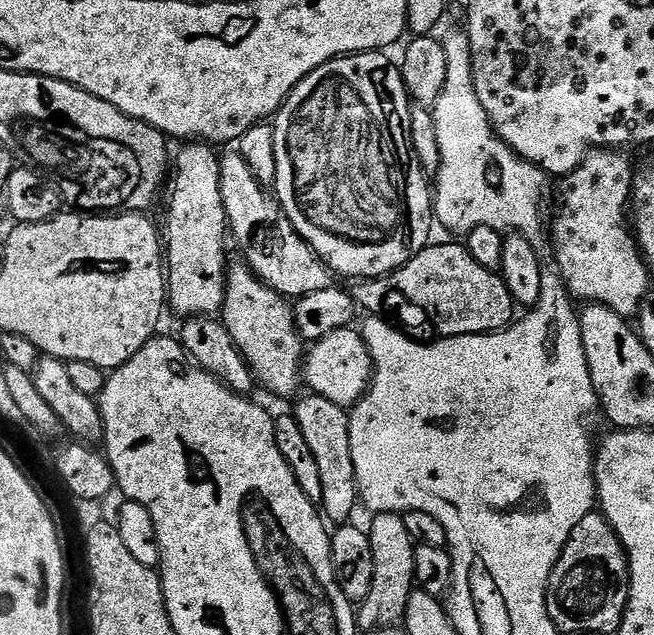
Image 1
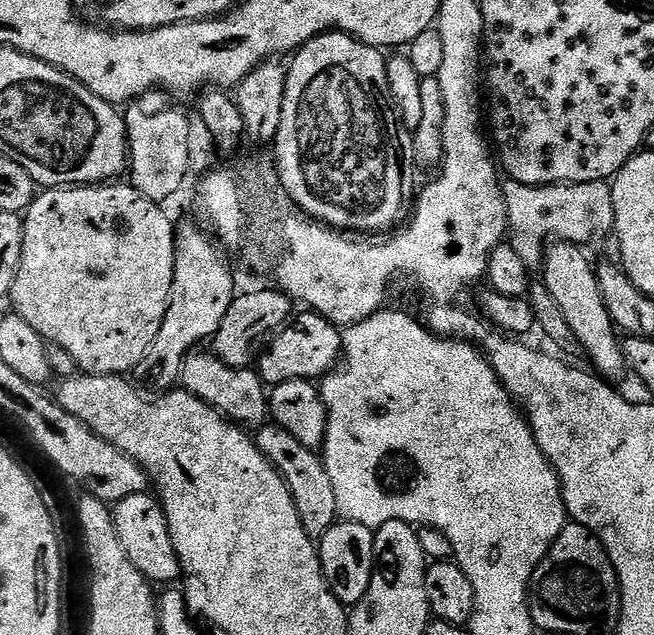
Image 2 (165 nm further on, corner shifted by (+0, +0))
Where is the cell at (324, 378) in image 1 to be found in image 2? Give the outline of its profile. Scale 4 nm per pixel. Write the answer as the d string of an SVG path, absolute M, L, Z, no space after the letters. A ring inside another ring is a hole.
M304 310L304 313L299 316L300 313L275 333L267 347L259 353L258 371L265 385L275 386L291 380L319 381L327 376L342 359L341 329L331 324L326 317L311 310Z

